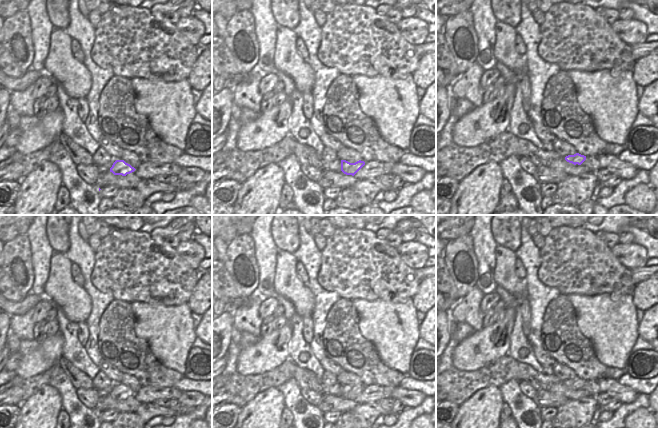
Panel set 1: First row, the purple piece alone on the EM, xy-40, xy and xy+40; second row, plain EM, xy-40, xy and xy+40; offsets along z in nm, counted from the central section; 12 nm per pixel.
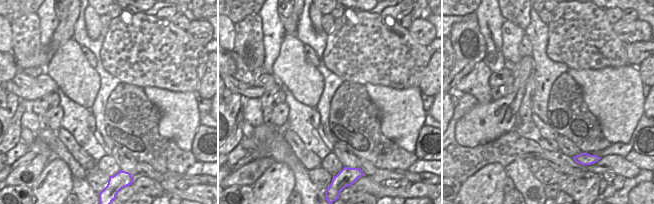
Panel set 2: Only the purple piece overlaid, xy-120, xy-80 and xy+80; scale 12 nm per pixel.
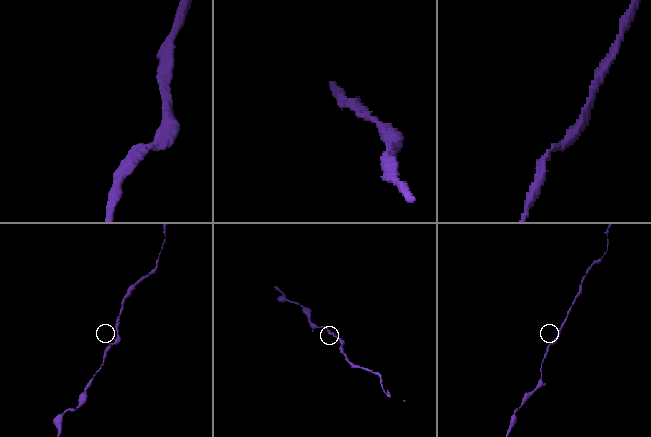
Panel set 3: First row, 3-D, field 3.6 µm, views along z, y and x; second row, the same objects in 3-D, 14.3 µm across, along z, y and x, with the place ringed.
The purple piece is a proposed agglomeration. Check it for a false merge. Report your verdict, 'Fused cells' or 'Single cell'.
Single cell.

